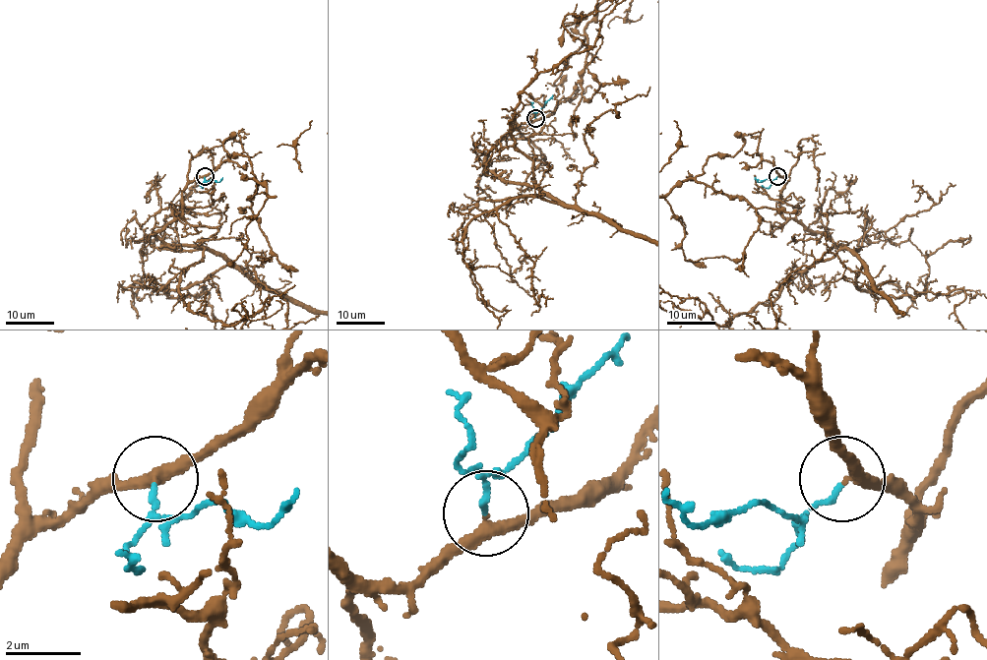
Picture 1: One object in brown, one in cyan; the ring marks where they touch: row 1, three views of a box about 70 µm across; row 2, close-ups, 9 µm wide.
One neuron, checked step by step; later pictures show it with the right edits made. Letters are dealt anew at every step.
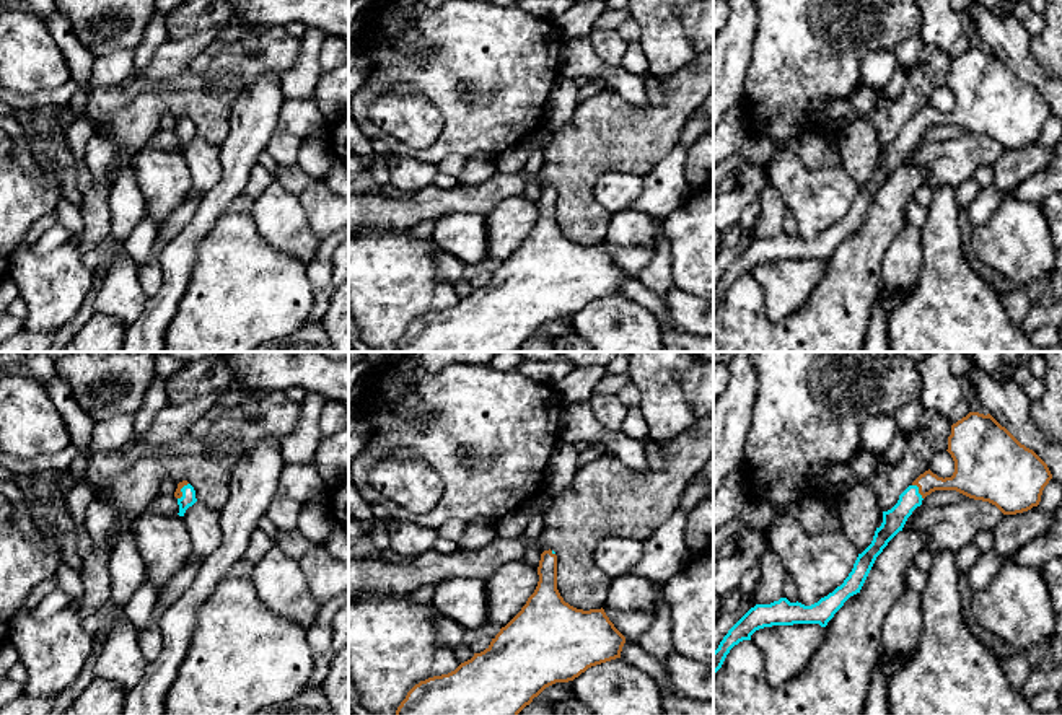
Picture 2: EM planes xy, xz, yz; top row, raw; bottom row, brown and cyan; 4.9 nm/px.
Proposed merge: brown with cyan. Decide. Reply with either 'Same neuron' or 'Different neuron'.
Same neuron

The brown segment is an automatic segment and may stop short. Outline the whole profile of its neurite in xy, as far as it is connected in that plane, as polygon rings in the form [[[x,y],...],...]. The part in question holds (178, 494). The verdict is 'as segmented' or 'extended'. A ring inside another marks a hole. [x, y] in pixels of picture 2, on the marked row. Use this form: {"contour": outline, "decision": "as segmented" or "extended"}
{"contour": [[[187,480],[178,484],[174,497],[178,498],[179,516],[184,516],[186,510],[197,502],[195,490]]], "decision": "extended"}

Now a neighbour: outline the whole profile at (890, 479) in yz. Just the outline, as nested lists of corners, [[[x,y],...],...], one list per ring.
[[[937,414],[927,427],[920,427],[909,440],[902,458],[897,463],[886,463],[883,458],[867,485],[875,492],[880,508],[891,510],[899,495],[912,482],[930,469],[932,458],[948,450],[951,435],[948,417]]]

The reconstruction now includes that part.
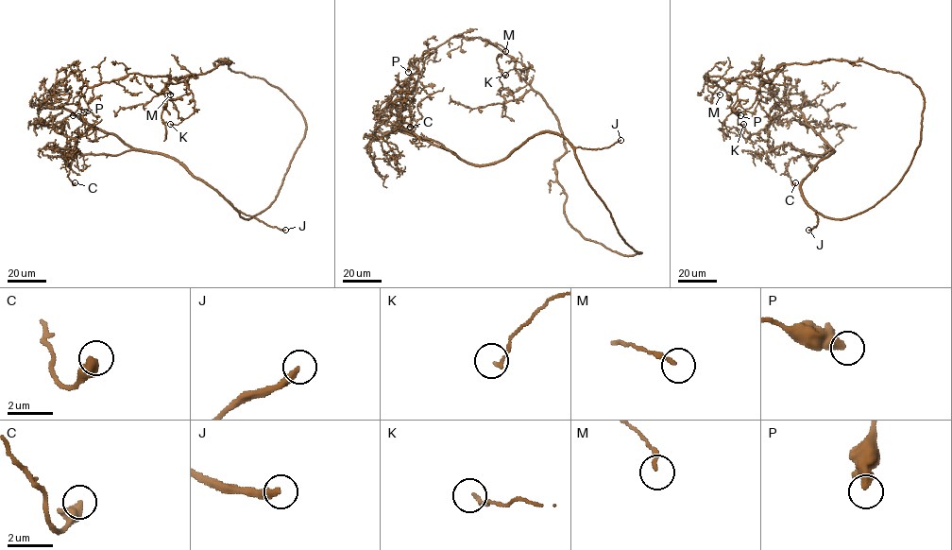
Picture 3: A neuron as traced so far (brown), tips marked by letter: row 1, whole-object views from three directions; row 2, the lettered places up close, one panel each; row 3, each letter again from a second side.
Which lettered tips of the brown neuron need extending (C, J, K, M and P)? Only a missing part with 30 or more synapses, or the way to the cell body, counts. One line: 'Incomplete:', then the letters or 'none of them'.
Incomplete: J

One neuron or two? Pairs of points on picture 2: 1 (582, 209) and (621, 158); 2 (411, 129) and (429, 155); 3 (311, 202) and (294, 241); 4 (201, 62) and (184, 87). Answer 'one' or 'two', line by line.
1: one
2: two
3: two
4: two

